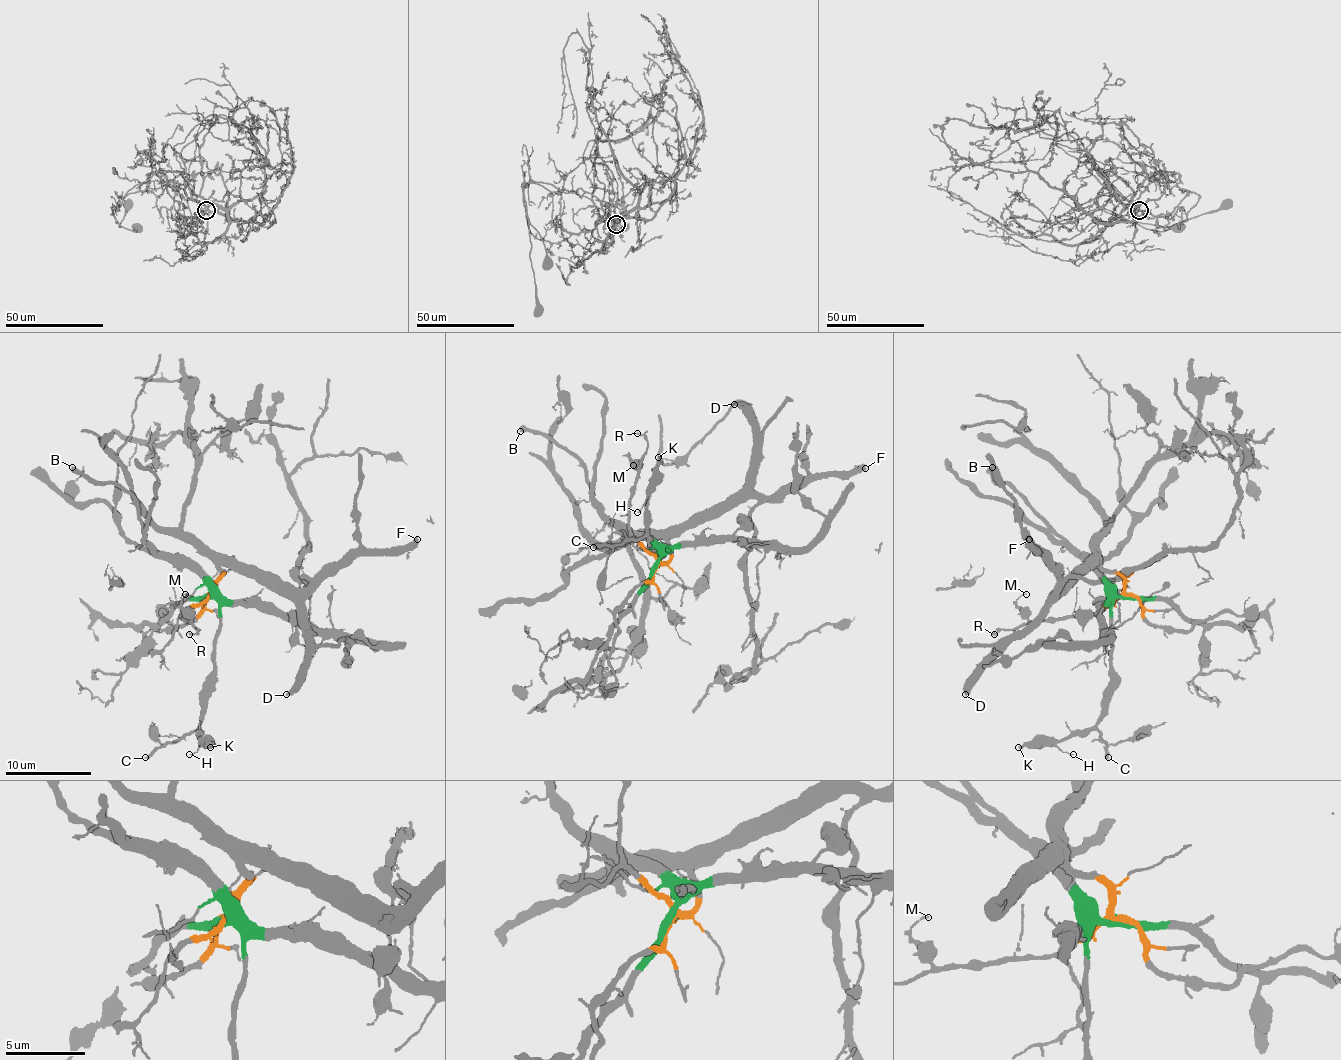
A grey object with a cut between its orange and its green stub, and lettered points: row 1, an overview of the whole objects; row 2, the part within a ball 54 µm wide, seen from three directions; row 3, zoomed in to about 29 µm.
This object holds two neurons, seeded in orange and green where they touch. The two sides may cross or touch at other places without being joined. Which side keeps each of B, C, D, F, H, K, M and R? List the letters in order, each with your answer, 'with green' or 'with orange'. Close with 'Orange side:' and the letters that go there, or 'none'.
B: with green
C: with green
D: with orange
F: with orange
H: with green
K: with green
M: with orange
R: with orange
Orange side: D, F, M, R

